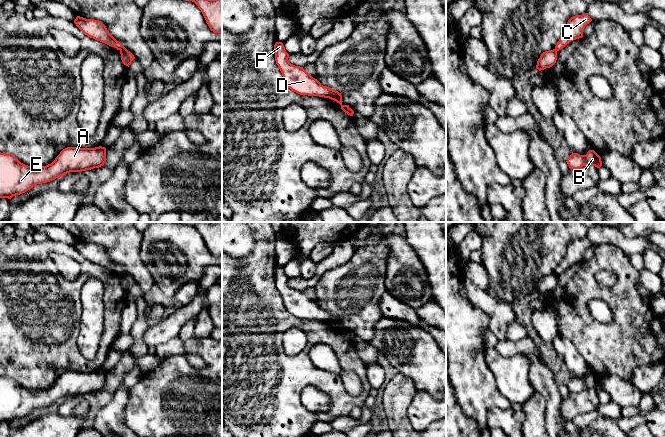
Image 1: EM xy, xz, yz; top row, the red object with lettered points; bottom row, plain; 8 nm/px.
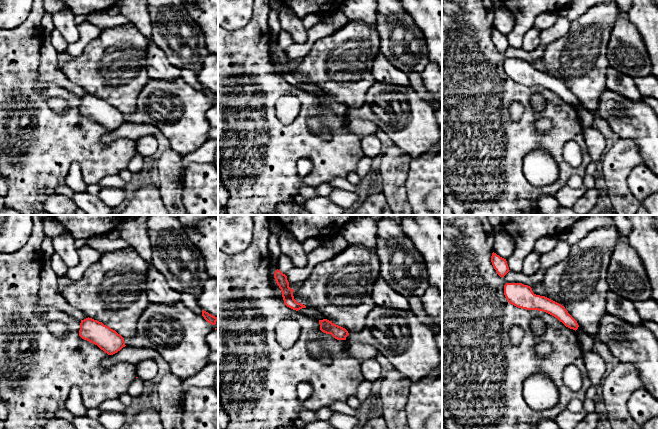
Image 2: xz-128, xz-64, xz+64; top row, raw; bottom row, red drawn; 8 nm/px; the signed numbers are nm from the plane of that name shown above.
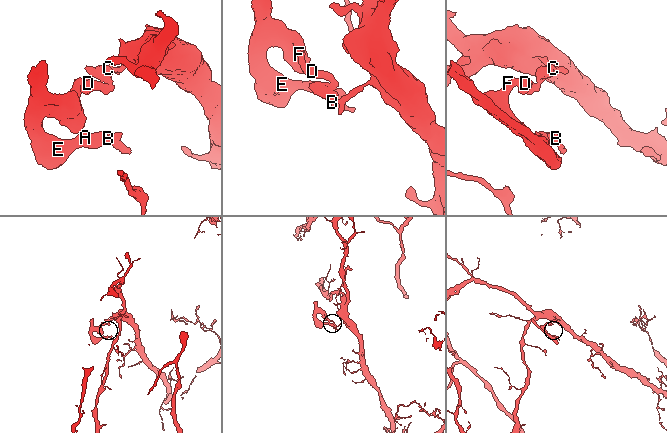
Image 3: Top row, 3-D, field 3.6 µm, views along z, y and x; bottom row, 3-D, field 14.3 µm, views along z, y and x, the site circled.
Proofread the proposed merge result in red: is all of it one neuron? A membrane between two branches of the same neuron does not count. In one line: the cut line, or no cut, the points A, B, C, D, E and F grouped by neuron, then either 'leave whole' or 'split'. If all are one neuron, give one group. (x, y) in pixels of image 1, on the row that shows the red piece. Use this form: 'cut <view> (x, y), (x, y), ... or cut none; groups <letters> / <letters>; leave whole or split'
cut xz (341, 105), (348, 108); groups A B D E F / C; split

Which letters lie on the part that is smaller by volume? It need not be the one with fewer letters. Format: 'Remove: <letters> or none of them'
Remove: A, B, D, E, F

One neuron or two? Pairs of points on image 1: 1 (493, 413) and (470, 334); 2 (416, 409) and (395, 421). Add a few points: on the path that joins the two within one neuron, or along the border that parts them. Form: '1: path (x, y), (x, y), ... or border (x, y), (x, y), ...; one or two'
1: border (510, 407), (491, 407), (487, 412), (487, 426); two
2: border (416, 392), (407, 410), (407, 417), (411, 426); two

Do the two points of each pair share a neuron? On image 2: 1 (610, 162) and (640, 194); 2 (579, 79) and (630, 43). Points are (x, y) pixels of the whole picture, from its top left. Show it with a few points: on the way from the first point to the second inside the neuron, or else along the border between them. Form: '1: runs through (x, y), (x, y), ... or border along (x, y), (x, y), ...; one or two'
1: border along (643, 163), (627, 178), (639, 200); two
2: border along (610, 35), (607, 48), (608, 65); two

